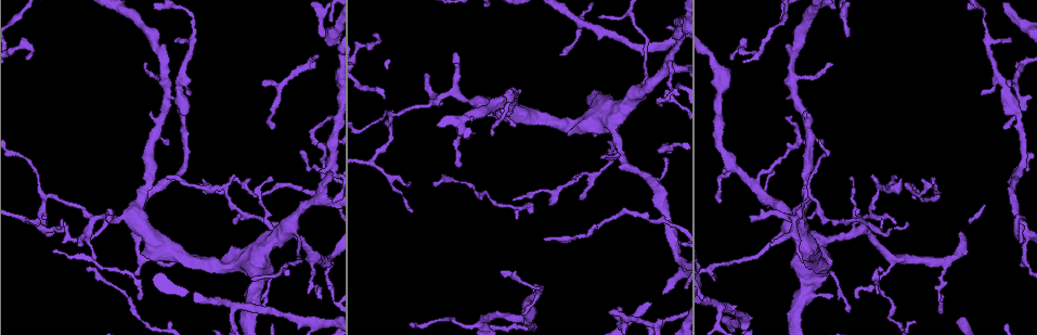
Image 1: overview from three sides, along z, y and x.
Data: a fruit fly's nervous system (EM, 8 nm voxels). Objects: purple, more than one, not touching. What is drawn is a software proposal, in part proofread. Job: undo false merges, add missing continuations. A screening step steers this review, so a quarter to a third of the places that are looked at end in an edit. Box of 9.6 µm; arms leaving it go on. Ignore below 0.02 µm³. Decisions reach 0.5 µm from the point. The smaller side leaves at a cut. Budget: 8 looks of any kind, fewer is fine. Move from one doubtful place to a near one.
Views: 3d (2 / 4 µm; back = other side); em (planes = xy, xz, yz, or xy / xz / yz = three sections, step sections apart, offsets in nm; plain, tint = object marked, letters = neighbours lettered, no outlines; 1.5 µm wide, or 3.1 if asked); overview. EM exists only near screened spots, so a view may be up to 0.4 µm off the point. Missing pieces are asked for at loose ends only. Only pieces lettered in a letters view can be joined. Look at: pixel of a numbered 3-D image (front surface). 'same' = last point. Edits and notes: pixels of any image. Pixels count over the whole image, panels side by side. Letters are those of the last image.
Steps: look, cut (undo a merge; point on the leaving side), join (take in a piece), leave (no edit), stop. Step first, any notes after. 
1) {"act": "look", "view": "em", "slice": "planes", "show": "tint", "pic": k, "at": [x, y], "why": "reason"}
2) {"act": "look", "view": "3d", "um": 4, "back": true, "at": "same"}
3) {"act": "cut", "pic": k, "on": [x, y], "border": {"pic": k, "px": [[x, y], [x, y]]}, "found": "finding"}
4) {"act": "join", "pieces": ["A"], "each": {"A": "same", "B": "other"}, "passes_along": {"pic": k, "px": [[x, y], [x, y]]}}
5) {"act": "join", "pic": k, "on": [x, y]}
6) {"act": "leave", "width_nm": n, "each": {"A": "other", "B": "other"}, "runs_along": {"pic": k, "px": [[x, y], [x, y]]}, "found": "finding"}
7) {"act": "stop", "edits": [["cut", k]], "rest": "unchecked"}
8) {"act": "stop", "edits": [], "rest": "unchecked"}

{"act": "look", "view": "3d", "um": 2, "back": true, "pic": 1, "at": [263, 85], "why": "an open end"}

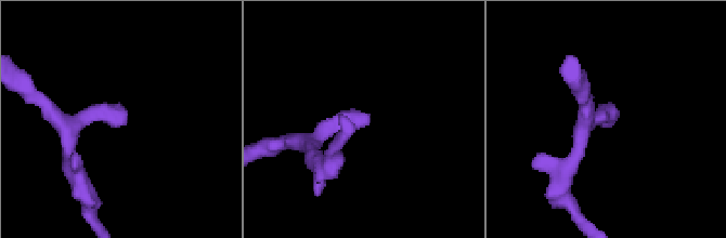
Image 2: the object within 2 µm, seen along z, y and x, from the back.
{"act": "look", "view": "em", "slice": "yz", "step": 8, "show": "letters", "pic": 2, "at": [609, 123]}

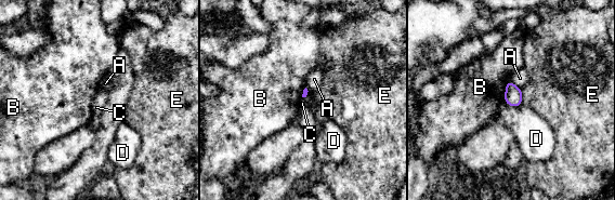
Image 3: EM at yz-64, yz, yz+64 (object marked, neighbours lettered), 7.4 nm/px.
{"act": "look", "view": "em", "slice": "xy", "step": 4, "show": "letters", "at": "same"}

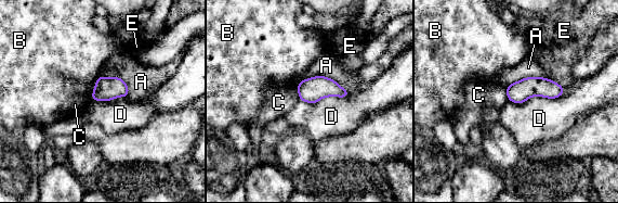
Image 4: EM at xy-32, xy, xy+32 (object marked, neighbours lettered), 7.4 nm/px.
{"act": "leave", "each": {"A": "other", "B": "other", "C": "other", "D": "other", "E": "other"}, "border": {"pic": 4, "px": [[565, 91], [508, 101]]}, "found": "none of them fits"}

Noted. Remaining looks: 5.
{"act": "look", "view": "em", "slice": "xz", "step": 8, "show": "tint", "pic": 1, "at": [983, 94], "why": "an open end"}

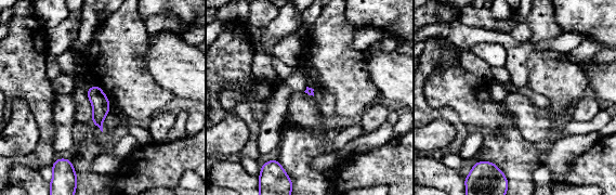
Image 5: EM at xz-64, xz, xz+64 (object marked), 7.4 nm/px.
{"act": "look", "view": "em", "slice": "planes", "show": "tint", "at": "same", "why": "cut it another way"}

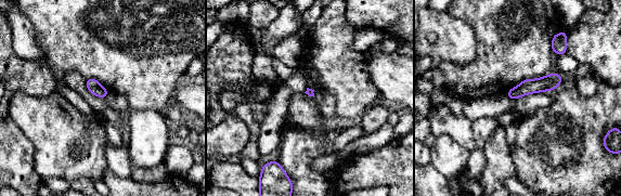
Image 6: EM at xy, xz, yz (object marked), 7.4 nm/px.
{"act": "look", "view": "em", "slice": "planes", "show": "letters", "at": "same"}

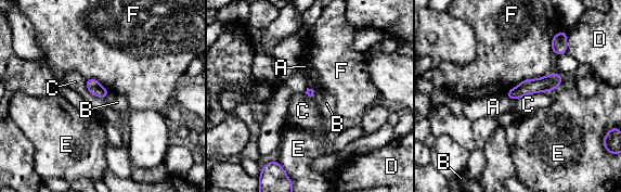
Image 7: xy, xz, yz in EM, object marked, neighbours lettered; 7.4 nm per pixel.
{"act": "leave", "each": {"A": "other", "B": "other", "C": "other", "D": "other", "E": "other", "F": "other"}, "border": {"pic": 7, "px": [[548, 90], [524, 94], [514, 100]]}, "found": "no lettered piece goes on from it"}

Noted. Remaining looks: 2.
{"act": "look", "view": "em", "slice": "planes", "show": "tint", "pic": 1, "at": [480, 321], "why": "arms part here"}

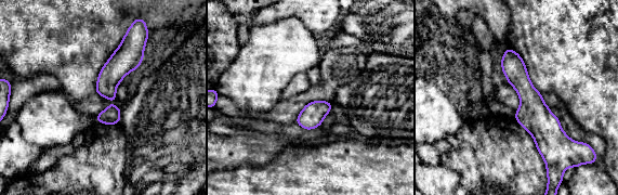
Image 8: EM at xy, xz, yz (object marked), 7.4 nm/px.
{"act": "look", "view": "em", "slice": "planes", "show": "letters", "at": "same", "why": "see the neighbours"}

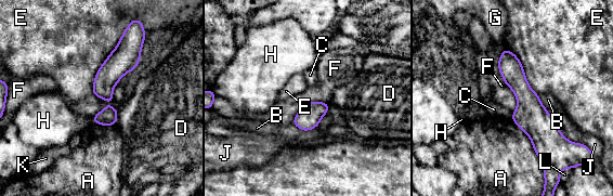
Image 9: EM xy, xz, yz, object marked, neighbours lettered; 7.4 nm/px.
{"act": "leave", "each": {"A": "other", "B": "other", "C": "other", "D": "other", "E": "other", "F": "other", "G": "other", "H": "other", "J": "other", "K": "other", "L": "other"}, "runs_along": {"pic": 9, "px": [[506, 53], [545, 134], [545, 159]]}, "found": "one neuron here"}

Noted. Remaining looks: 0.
{"act": "stop", "edits": [], "rest": "unchecked"}

